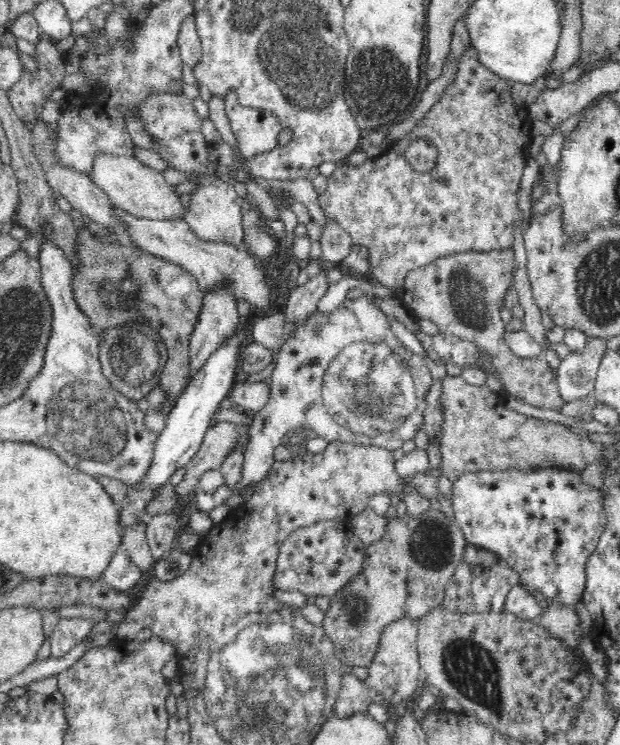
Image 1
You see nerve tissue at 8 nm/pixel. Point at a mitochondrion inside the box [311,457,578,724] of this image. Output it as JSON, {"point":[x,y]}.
{"point":[476,677]}

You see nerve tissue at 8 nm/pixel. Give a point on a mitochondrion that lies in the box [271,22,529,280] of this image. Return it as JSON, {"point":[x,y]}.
{"point":[379,82]}

